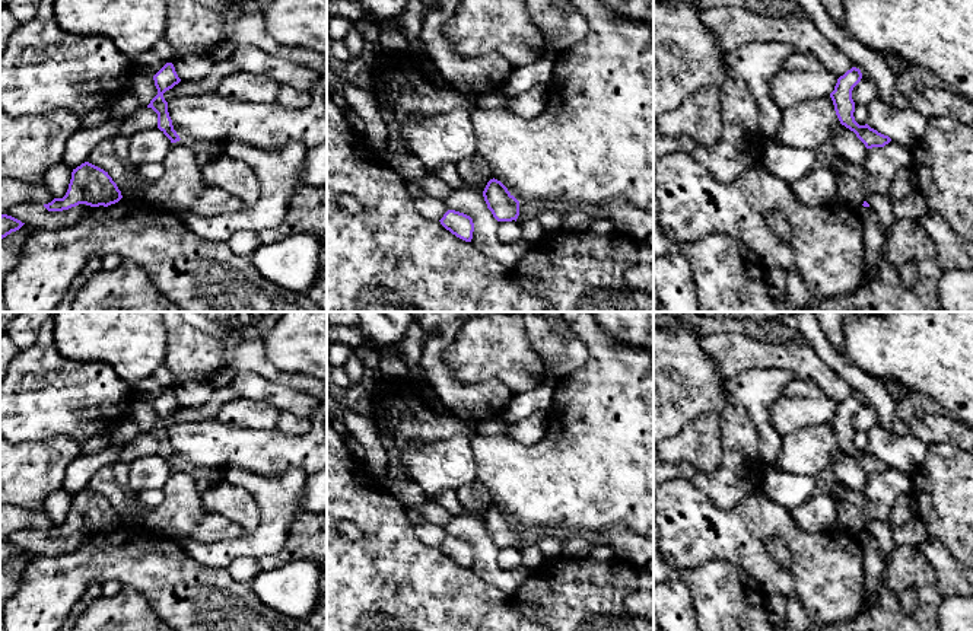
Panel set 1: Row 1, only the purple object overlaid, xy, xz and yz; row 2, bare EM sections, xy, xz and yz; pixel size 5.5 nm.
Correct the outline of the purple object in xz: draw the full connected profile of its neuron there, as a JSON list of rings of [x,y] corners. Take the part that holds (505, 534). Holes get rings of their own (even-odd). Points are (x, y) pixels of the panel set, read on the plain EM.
[[[490,506],[483,517],[487,535],[497,548],[512,548],[519,542],[519,528],[497,506]]]

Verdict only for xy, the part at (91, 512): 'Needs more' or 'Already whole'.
Already whole

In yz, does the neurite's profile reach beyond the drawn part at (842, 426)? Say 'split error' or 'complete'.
complete

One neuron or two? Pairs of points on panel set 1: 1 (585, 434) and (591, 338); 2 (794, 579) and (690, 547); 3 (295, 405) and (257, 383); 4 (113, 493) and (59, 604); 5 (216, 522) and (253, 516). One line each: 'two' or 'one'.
1: one
2: one
3: one
4: two
5: two

